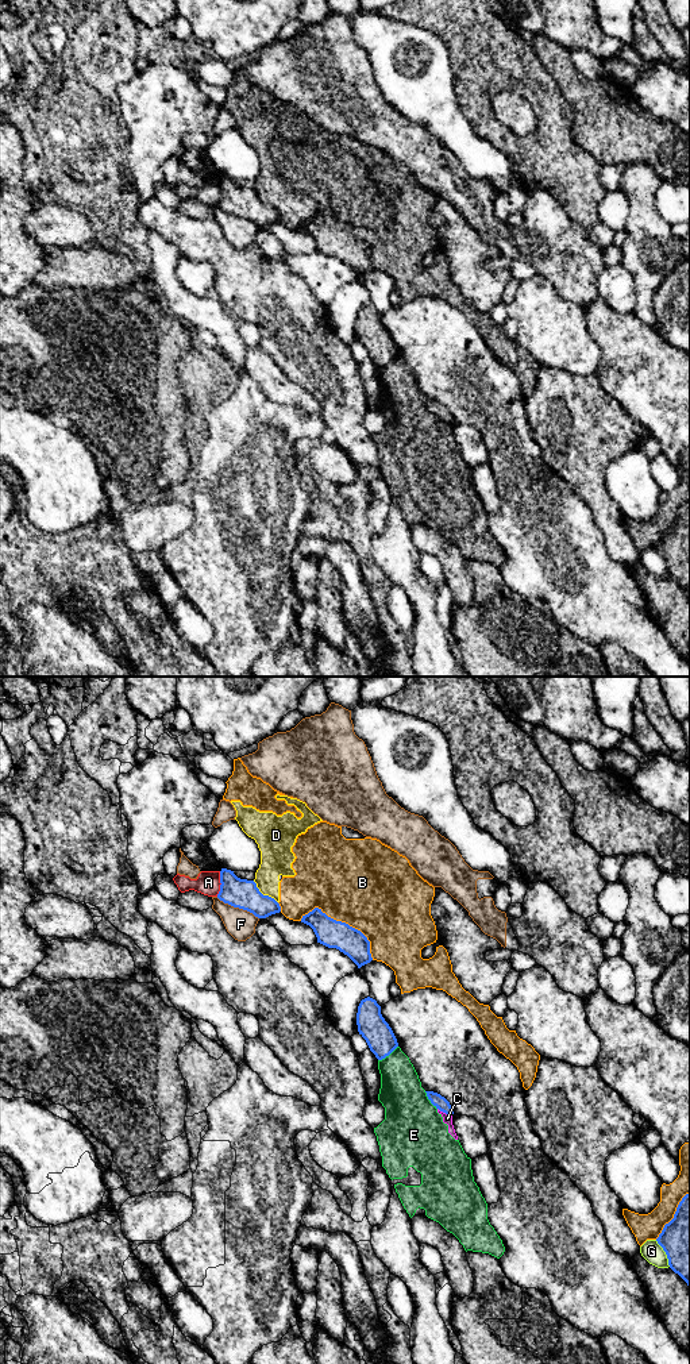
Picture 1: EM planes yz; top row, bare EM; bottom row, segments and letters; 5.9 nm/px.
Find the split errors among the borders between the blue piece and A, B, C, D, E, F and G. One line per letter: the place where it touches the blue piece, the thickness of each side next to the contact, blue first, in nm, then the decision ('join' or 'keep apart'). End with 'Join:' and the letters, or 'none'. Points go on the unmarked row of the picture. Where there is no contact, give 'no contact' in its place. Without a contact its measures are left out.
A: yz (220, 191) | 180/140 nm | keep apart
B: yz (344, 231) | 170/500 nm | keep apart
C: yz (444, 420) | 80/60 nm | keep apart
D: yz (262, 203) | 180/190 nm | keep apart
E: yz (388, 363) | 170/260 nm | keep apart
F: yz (238, 215) | 180/180 nm | keep apart
G: yz (666, 562) | 320/120 nm | keep apart
Join: none

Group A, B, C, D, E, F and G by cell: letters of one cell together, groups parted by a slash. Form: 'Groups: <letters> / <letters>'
Groups: A / B D / C E / F / G

